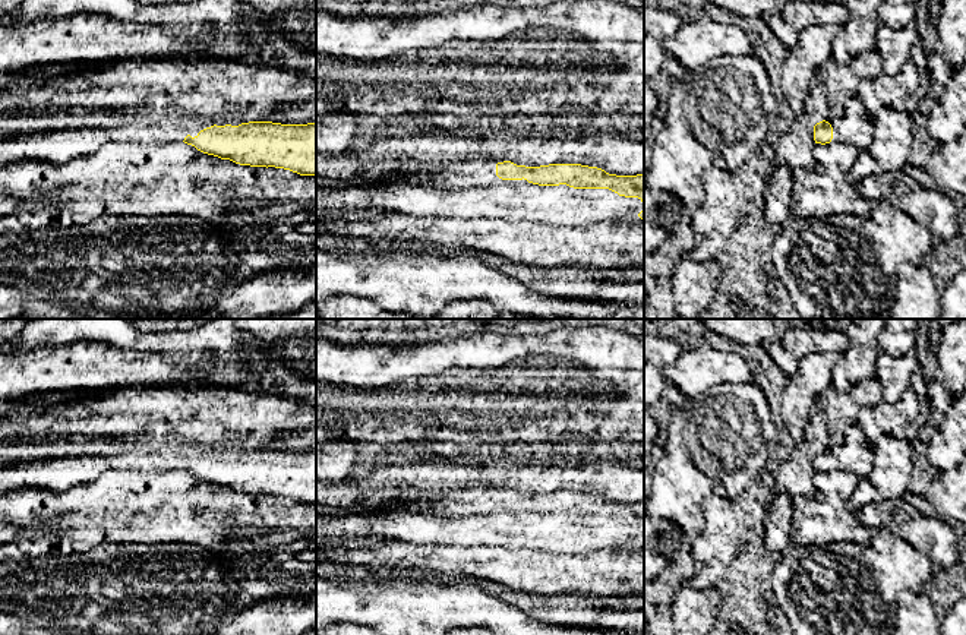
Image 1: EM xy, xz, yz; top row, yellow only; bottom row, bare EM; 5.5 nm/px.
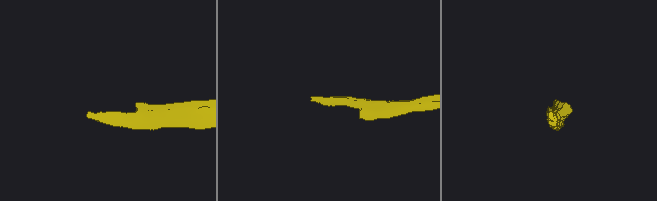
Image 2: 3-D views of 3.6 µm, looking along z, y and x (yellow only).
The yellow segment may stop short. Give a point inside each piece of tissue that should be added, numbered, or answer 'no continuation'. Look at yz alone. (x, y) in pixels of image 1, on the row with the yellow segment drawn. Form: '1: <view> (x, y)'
1: yz (851, 125)

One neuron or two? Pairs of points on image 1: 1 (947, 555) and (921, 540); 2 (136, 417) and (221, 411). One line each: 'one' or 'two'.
1: one
2: one

